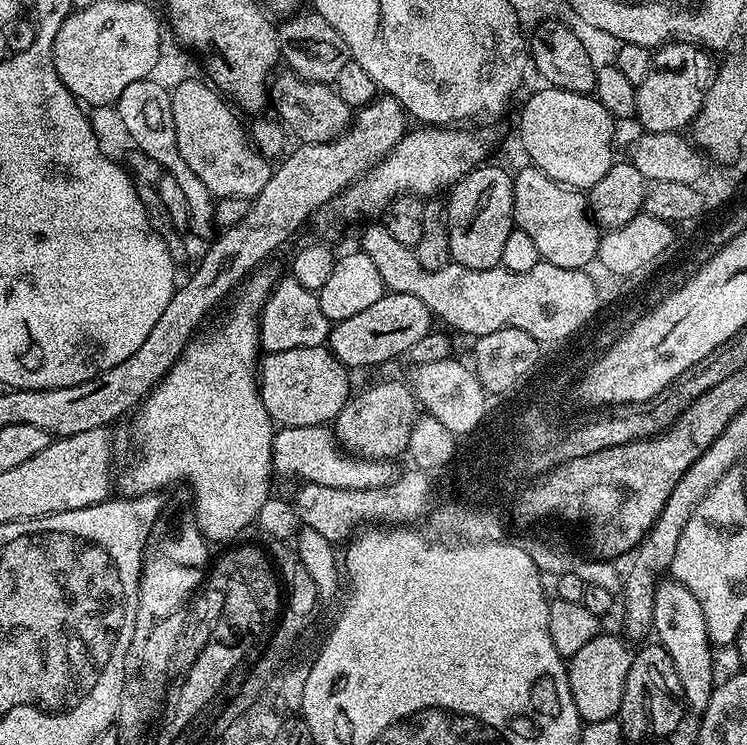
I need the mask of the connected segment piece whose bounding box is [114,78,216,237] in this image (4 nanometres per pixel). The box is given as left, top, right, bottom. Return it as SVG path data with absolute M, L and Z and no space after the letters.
M156 78L130 82L126 90L116 99L114 111L120 115L120 124L124 132L133 140L131 142L138 151L145 152L160 164L165 173L176 179L182 195L186 198L188 207L188 228L196 236L211 237L214 232L214 221L216 219L216 200L212 191L186 166L186 158L178 150L178 134L174 126L174 106L172 105L172 93L166 87L156 81Z

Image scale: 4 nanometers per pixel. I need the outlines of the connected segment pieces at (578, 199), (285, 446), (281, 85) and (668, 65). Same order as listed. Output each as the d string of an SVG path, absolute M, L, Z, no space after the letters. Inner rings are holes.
M534 166L527 167L520 173L517 171L512 181L515 227L526 230L527 236L538 249L541 261L553 263L558 267L585 268L596 260L596 251L602 235L588 210L585 193L559 184Z
M327 425L280 428L272 439L272 464L277 475L294 476L305 483L340 489L384 488L398 474L393 461L365 460L348 455Z
M280 70L270 80L270 104L278 115L279 123L297 136L300 144L321 144L338 138L352 123L354 110L334 91L332 84L301 80L291 70Z
M672 42L663 45L655 53L652 72L636 85L635 119L640 120L639 127L643 131L680 132L687 129L699 114L712 84L714 64L708 61L709 53L692 46L684 46L688 48L679 52L676 46Z

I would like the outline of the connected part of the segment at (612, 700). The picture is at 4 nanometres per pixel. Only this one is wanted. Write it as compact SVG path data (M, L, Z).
M597 634L590 638L590 642L586 642L586 646L582 646L582 650L578 650L578 654L574 654L567 661L570 694L584 724L610 720L619 713L626 674L630 674L633 649L628 649L628 644L620 636L621 641L616 636L604 635Z

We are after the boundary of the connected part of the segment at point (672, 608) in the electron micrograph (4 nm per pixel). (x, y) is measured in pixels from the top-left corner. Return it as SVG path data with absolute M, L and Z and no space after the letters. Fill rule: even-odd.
M661 579L654 594L651 631L656 634L655 639L674 661L674 670L678 670L678 678L684 687L685 701L708 701L714 687L714 679L712 680L714 645L708 638L706 618L702 614L702 606L698 606L698 598L694 598L694 594L690 594L690 590L686 590L686 586L682 586L677 580Z

